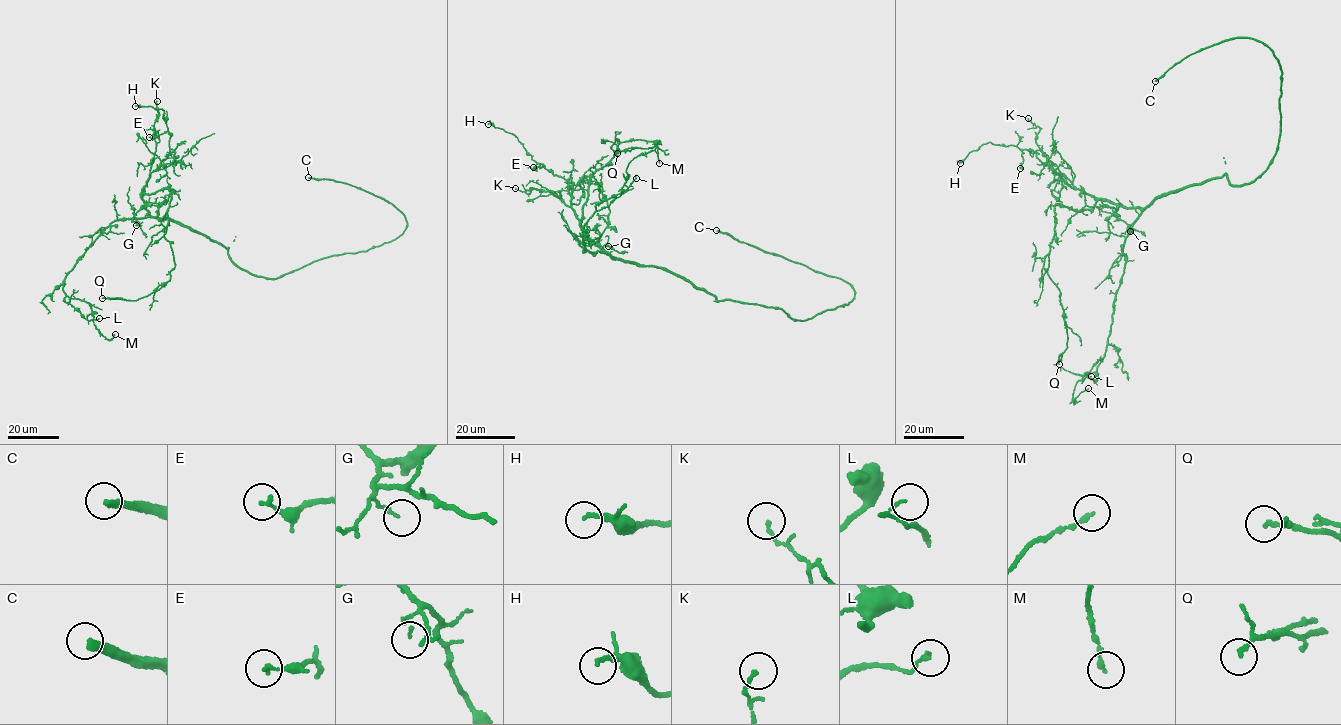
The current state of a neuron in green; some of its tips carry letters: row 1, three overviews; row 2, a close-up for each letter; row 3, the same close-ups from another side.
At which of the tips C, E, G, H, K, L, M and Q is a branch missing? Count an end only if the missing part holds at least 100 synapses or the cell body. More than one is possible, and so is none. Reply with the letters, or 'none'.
C

